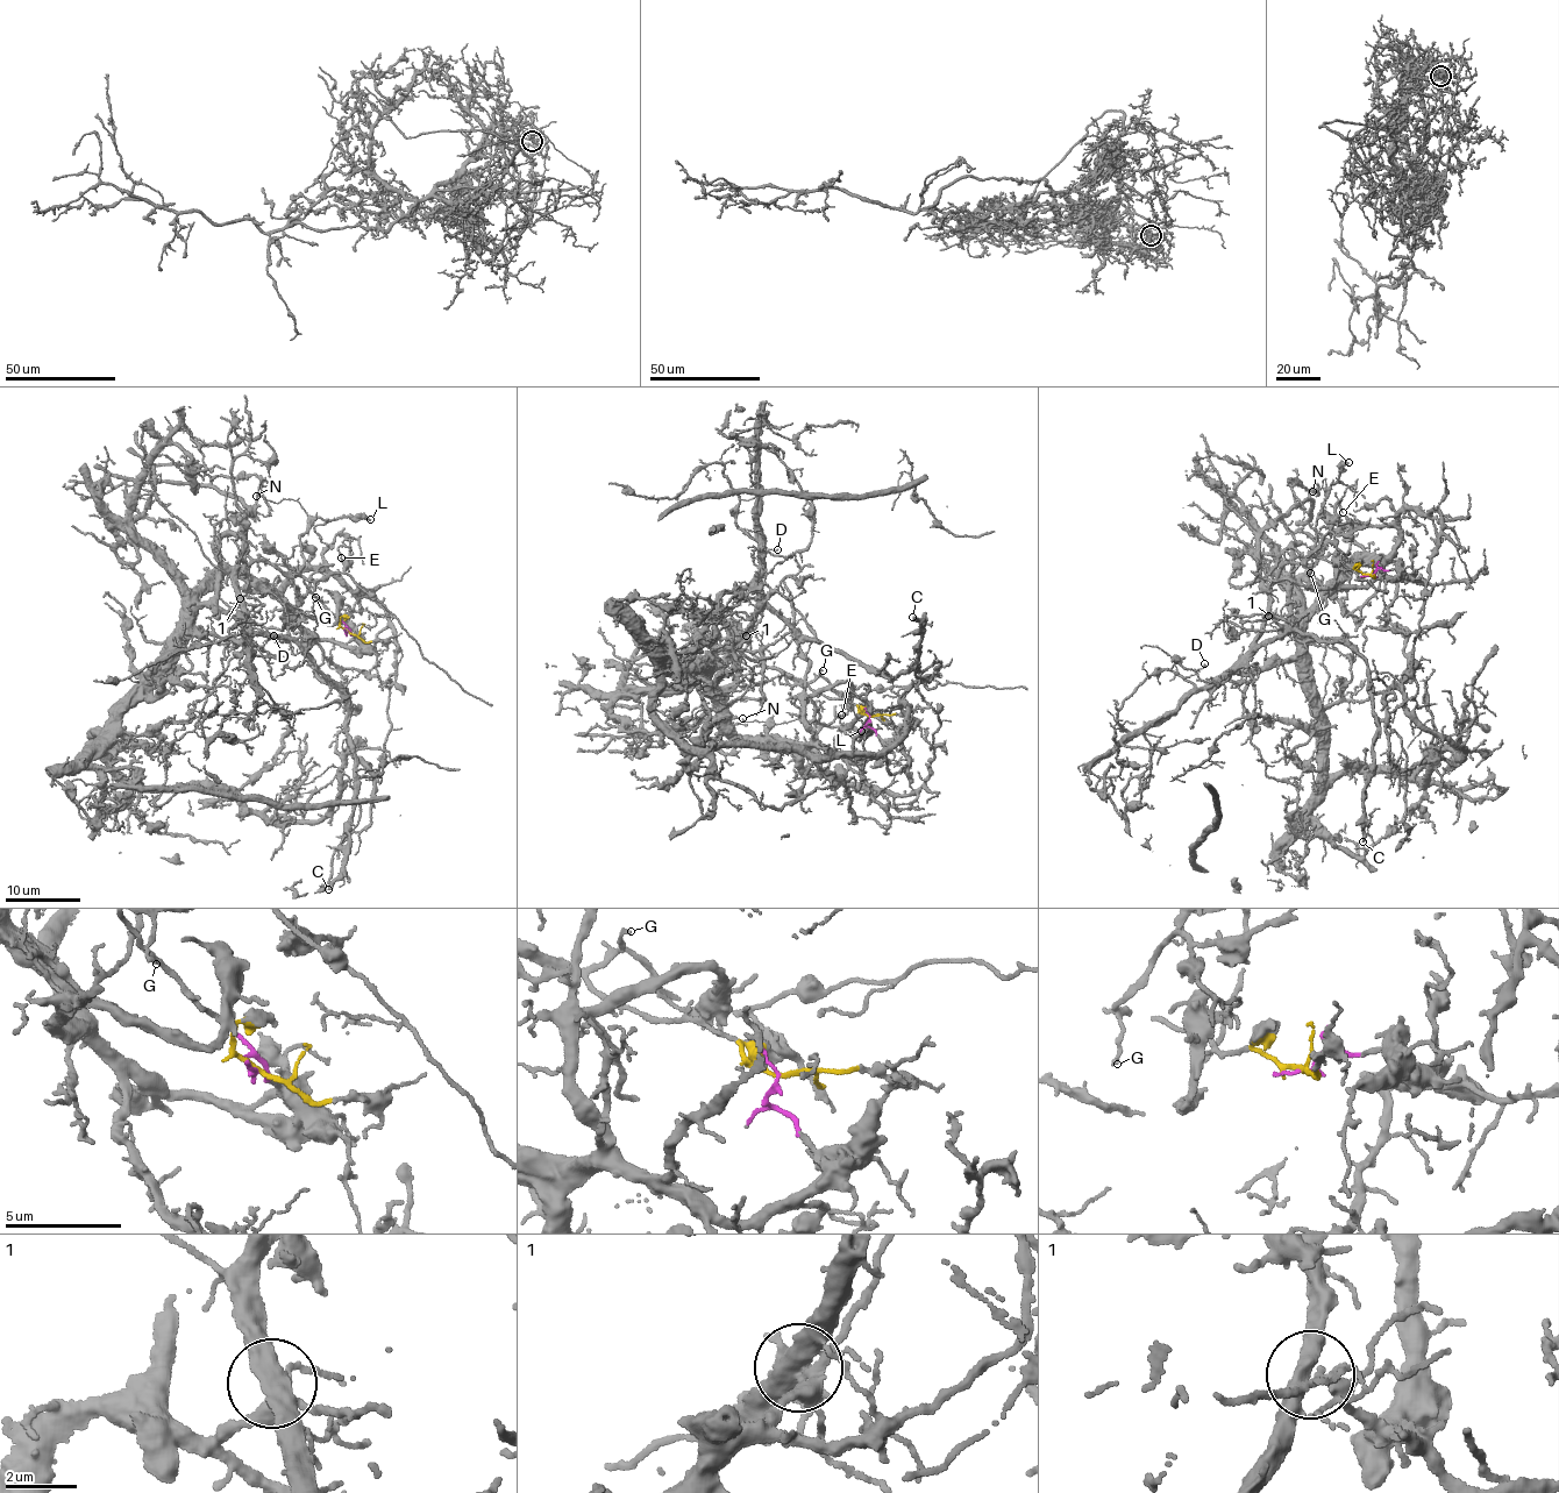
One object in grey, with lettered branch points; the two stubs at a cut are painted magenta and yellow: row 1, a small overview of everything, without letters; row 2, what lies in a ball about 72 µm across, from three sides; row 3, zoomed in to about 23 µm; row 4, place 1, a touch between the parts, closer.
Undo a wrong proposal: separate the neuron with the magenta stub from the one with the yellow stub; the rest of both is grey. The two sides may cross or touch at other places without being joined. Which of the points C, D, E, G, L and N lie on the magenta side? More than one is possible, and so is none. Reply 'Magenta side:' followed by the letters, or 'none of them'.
Magenta side: none of them

